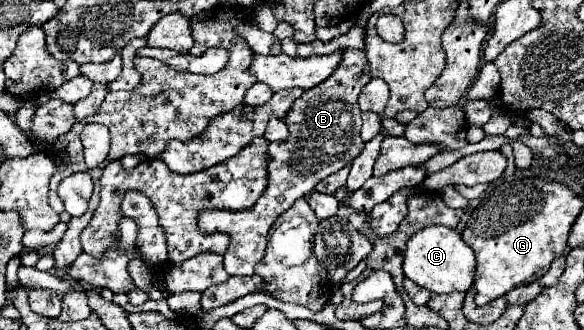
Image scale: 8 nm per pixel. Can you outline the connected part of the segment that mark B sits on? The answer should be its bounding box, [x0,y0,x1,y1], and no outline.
[197,49,371,275]

